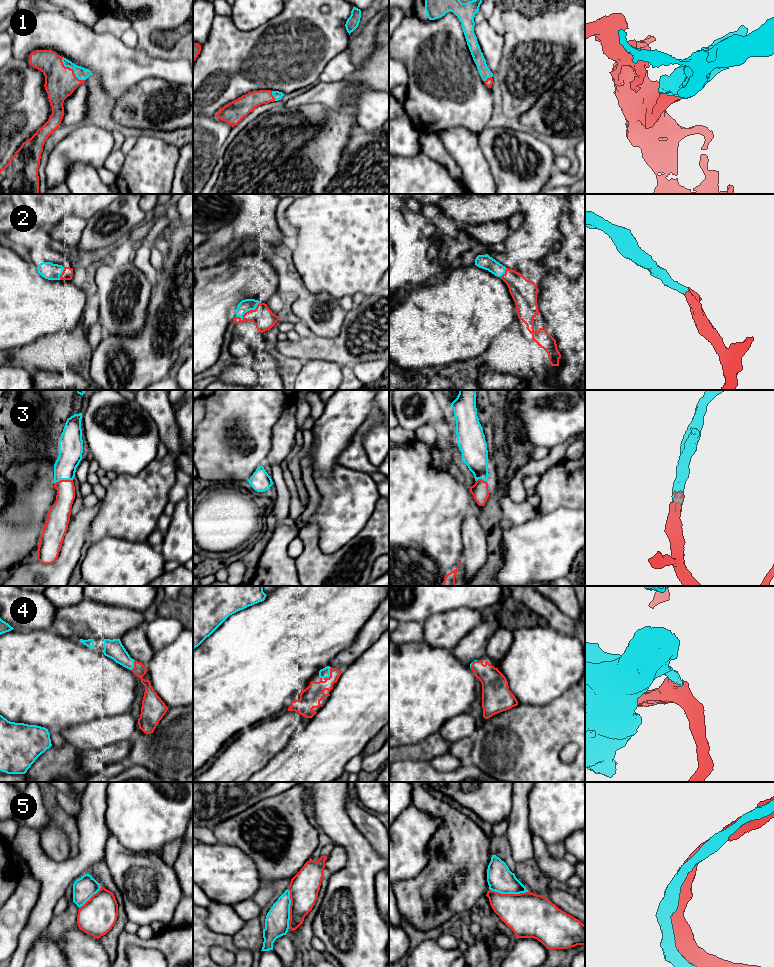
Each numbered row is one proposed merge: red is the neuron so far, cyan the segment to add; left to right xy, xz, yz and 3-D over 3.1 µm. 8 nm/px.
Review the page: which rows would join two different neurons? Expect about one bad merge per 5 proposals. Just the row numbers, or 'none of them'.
none of them

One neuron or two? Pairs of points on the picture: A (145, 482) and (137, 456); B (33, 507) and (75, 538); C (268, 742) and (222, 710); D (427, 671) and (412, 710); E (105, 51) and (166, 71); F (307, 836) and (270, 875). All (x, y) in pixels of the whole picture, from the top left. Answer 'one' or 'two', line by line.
A: two
B: two
C: two
D: one
E: one
F: one

